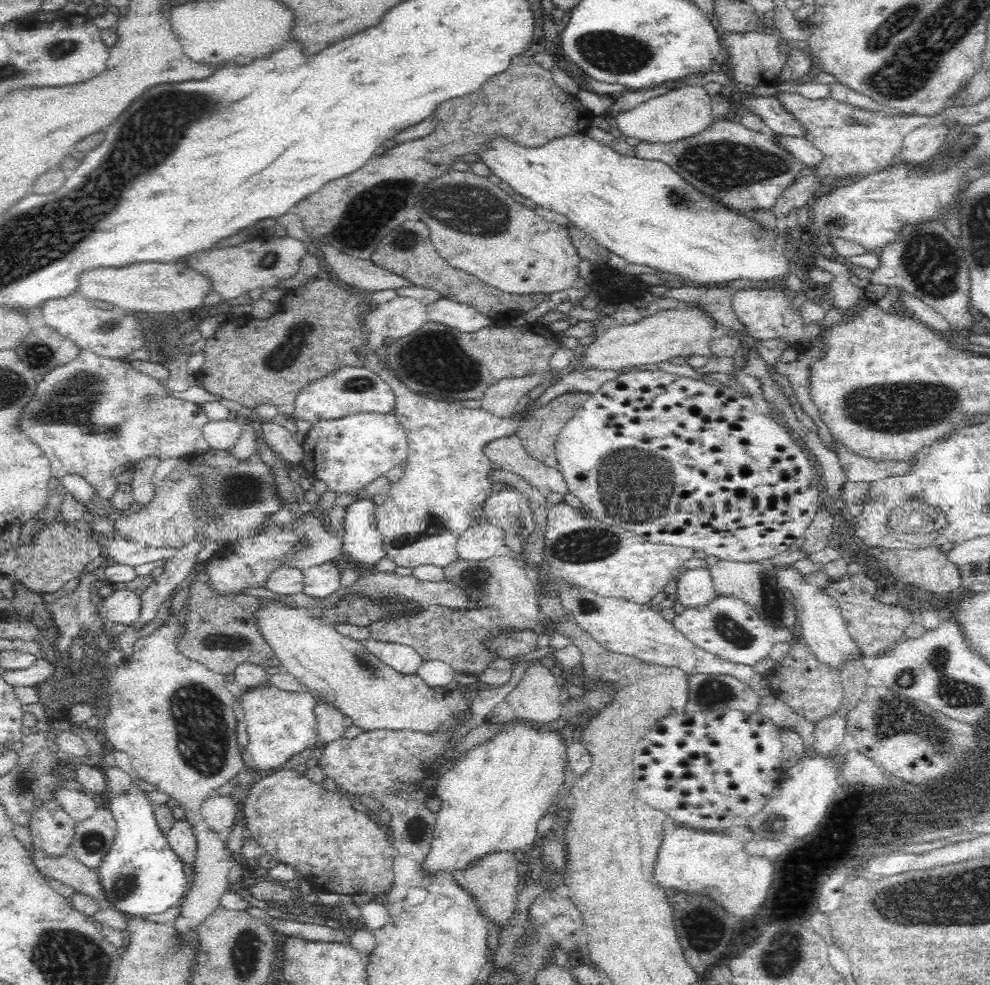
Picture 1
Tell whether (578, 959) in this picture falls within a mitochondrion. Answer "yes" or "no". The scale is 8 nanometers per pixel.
no

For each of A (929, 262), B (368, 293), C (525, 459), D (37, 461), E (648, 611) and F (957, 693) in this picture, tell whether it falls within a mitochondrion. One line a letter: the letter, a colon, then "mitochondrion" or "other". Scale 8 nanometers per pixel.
A: mitochondrion
B: other
C: other
D: other
E: other
F: mitochondrion

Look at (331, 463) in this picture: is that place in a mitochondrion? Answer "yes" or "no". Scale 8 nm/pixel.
no

